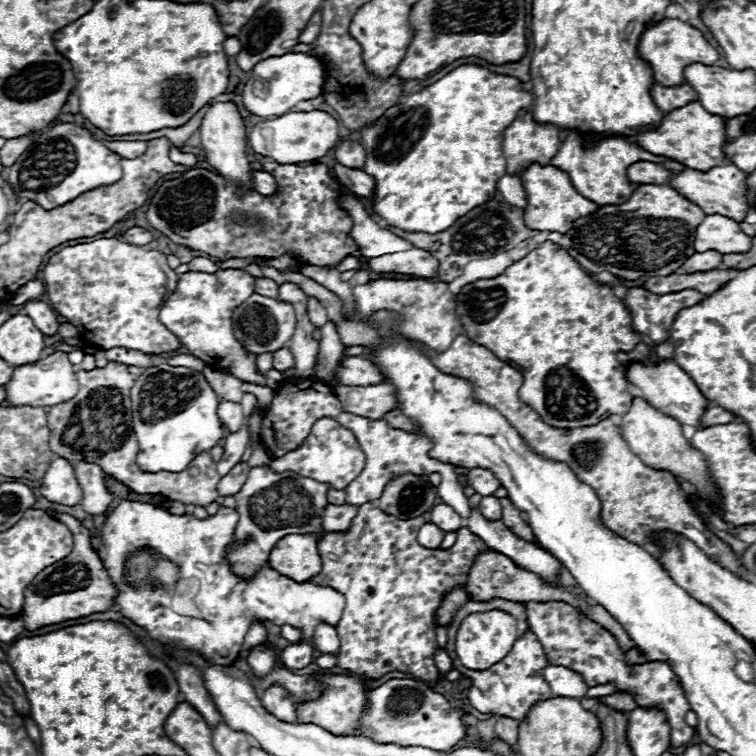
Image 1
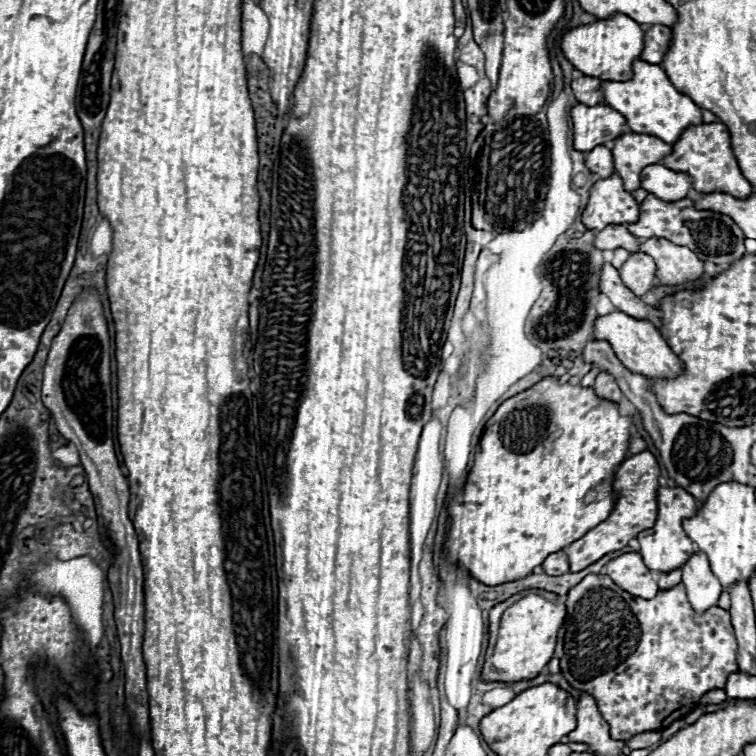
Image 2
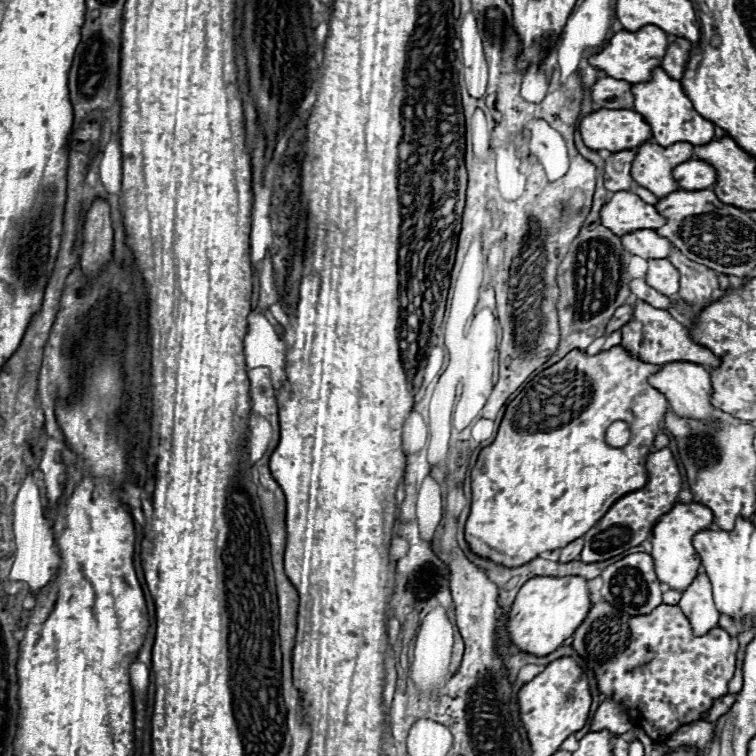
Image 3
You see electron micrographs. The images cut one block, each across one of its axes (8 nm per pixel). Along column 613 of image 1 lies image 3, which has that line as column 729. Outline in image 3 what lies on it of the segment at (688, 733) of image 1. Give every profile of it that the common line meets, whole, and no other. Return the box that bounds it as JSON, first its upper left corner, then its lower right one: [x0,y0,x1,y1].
[572,600,738,742]

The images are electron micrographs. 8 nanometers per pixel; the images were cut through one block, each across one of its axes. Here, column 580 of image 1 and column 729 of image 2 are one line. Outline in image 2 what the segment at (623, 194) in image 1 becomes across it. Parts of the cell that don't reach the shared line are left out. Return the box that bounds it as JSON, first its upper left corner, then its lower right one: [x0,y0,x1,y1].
[662,124,754,198]

